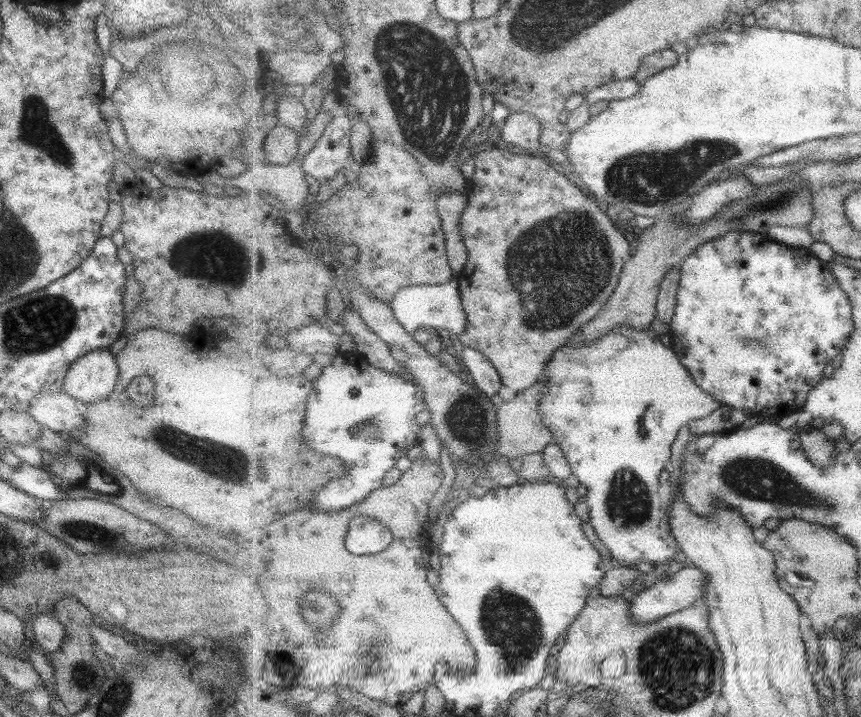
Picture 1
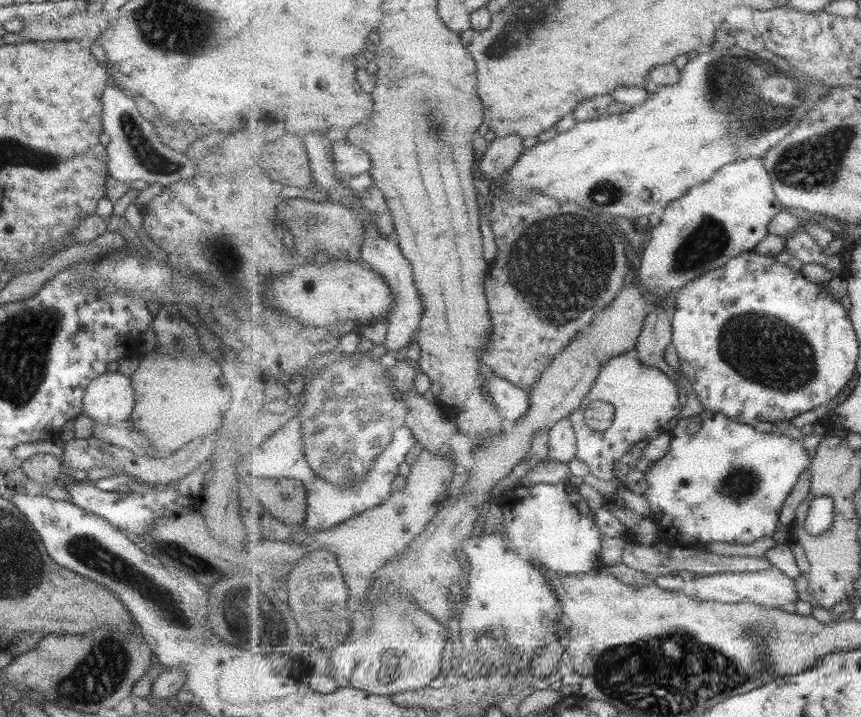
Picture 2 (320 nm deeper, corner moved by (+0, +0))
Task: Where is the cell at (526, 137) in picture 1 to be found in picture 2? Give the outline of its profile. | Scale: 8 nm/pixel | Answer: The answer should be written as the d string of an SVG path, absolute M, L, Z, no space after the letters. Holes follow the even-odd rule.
M515 134L495 137L488 142L487 150L478 164L480 172L490 180L504 177L526 149L523 139Z

